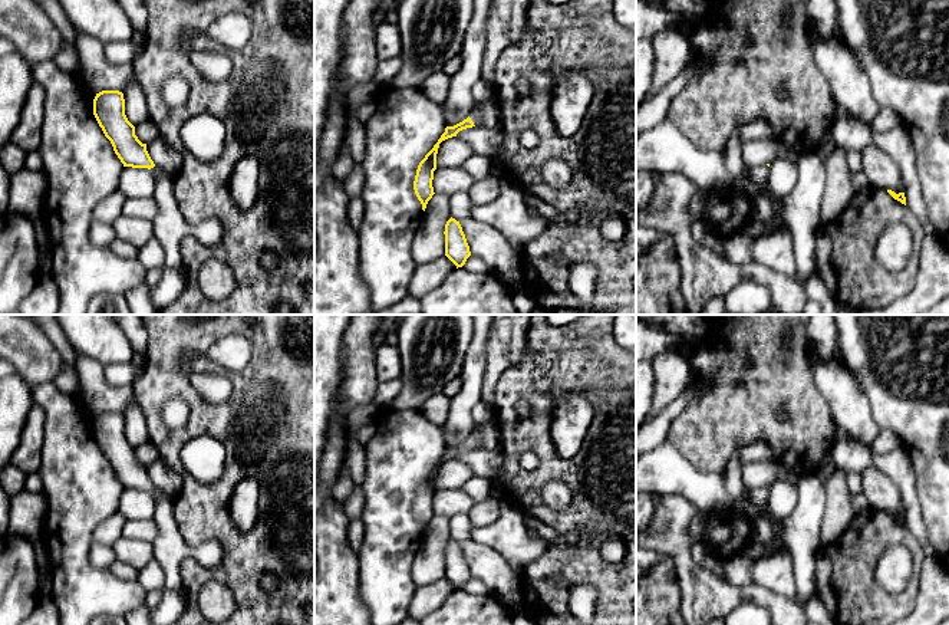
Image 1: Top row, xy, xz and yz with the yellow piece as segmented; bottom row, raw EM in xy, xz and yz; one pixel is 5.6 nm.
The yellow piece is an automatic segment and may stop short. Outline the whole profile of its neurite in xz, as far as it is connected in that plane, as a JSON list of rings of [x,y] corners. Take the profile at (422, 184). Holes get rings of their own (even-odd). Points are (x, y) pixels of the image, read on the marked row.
[[[474,112],[462,122],[454,126],[447,126],[445,132],[441,135],[441,138],[434,145],[434,148],[419,162],[413,181],[413,190],[418,200],[422,204],[424,211],[426,208],[428,201],[435,194],[432,187],[432,180],[434,180],[434,171],[436,170],[436,154],[438,154],[439,144],[448,138],[457,136],[457,134],[462,129],[480,126],[480,125],[481,125],[481,116],[480,114]]]

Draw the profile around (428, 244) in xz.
[[[434,194],[412,241],[415,264],[425,264],[445,256],[445,224],[451,218],[449,195]]]

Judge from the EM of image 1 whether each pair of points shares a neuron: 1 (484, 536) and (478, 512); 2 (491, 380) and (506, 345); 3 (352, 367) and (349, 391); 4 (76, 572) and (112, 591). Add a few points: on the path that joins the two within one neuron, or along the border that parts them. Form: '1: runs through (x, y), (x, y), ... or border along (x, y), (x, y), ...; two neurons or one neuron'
1: border along (498, 499), (498, 517), (487, 526), (473, 528); two neurons
2: runs through (493, 371), (501, 354); one neuron
3: runs through (352, 372), (352, 385); one neuron
4: runs through (85, 581), (95, 591), (104, 591); one neuron

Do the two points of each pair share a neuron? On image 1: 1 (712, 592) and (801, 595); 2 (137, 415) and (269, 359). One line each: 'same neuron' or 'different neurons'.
1: different neurons
2: different neurons

